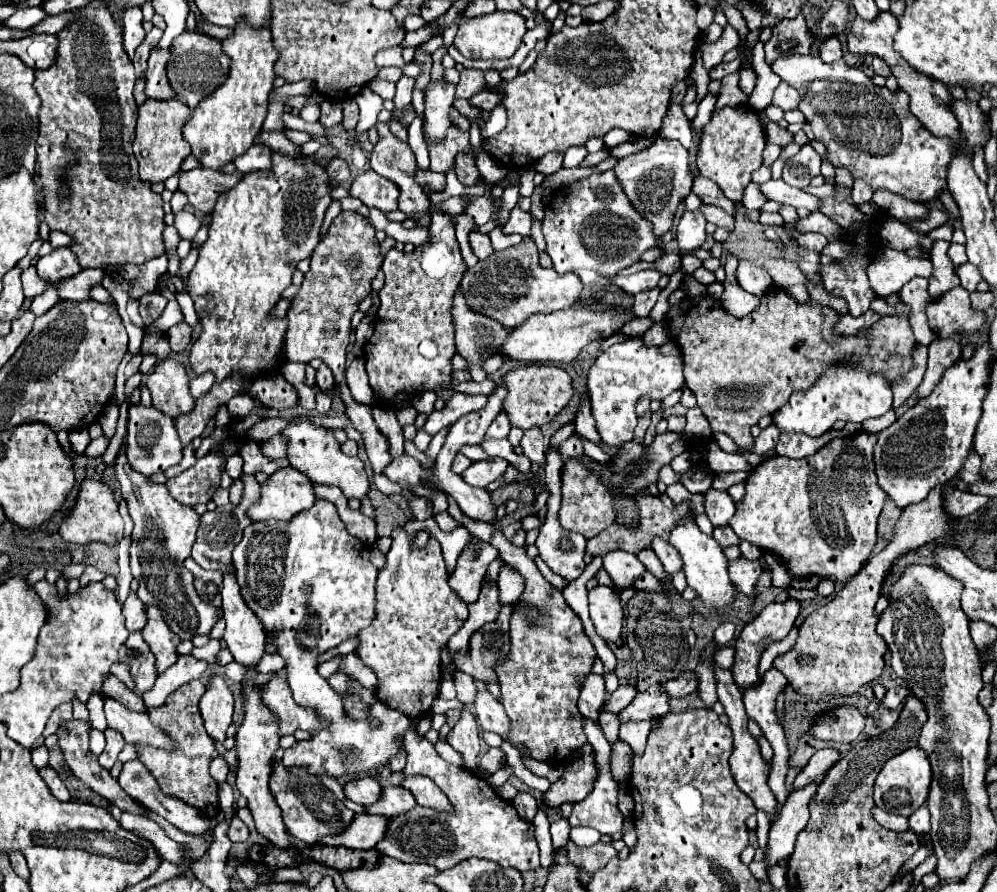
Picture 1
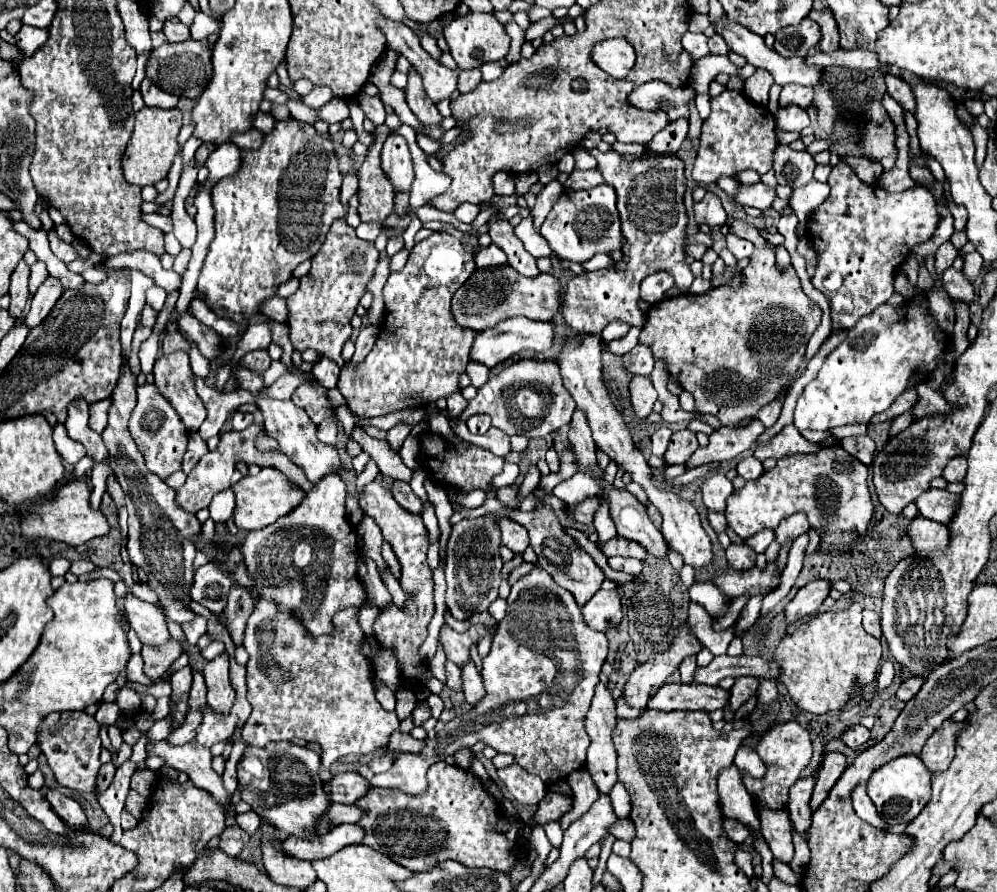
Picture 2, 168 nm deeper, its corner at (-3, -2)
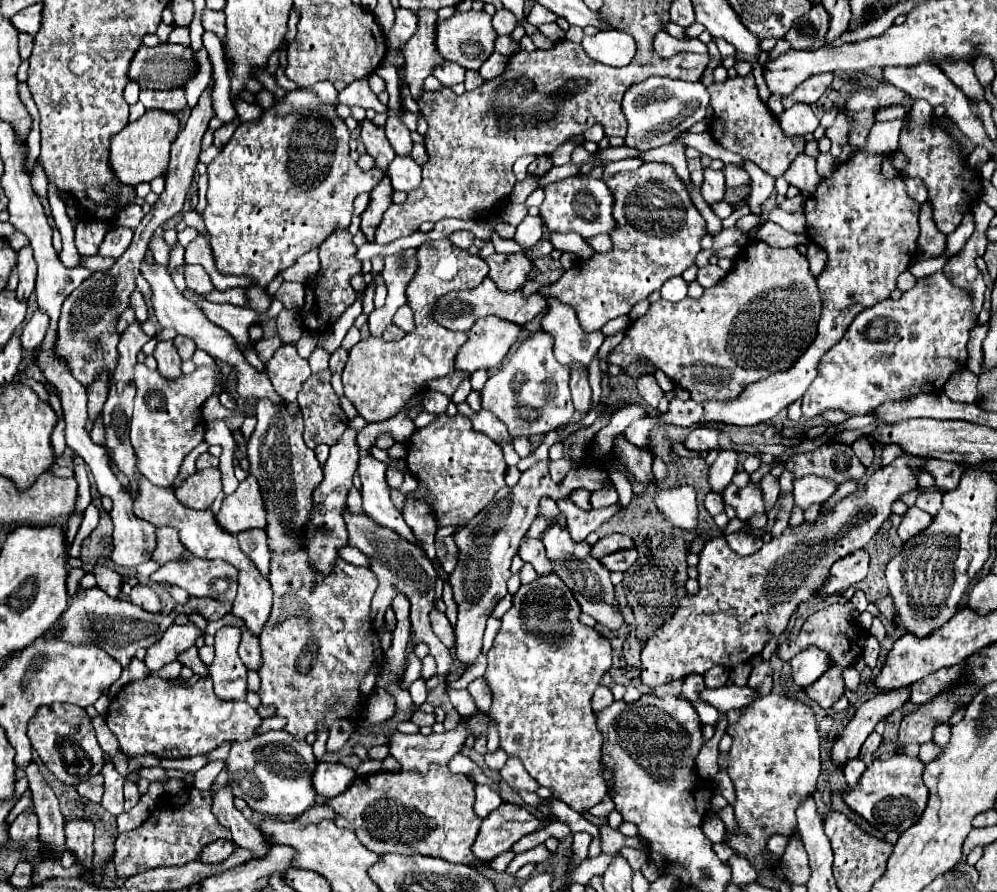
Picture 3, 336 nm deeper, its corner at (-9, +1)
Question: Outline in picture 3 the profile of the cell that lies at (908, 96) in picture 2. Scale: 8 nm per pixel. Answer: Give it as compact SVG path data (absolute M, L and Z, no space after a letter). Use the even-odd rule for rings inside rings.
M917 99L909 113L909 129L899 137L899 151L907 157L903 177L921 179L929 193L929 203L933 207L933 221L943 235L949 235L957 229L963 219L963 207L971 207L977 195L977 177L981 185L981 173L965 165L965 155L961 143L957 143L945 127L935 119L935 109L925 101ZM933 117L933 119L931 119Z

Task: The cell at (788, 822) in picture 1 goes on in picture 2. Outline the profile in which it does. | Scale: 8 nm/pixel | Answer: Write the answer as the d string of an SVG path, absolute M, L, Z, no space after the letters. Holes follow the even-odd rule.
M827 754L821 762L821 768L819 768L819 774L817 774L817 784L815 784L815 790L813 790L813 796L811 796L811 810L815 812L815 808L819 808L819 804L827 798L829 790L833 788L833 784L837 782L837 778L843 774L843 770L847 768L847 760L843 754Z

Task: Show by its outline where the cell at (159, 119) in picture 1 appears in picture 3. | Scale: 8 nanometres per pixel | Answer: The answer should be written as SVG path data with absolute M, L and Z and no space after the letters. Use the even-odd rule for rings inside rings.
M149 109L139 121L129 123L121 133L111 139L109 167L117 175L117 181L129 187L135 187L143 181L153 181L163 175L169 165L169 149L179 131L179 121L175 115L159 109Z

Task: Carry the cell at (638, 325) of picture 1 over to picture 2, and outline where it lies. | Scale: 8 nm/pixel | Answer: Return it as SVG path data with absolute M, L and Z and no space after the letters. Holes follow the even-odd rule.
M611 322L611 324L601 332L601 336L603 336L607 342L611 342L611 340L617 340L617 338L623 338L627 332L629 332L629 326L627 326L625 322Z

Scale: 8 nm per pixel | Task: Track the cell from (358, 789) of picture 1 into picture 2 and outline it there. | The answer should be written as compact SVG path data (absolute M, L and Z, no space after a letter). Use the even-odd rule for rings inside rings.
M341 772L333 776L333 780L327 784L325 790L329 792L329 798L339 804L355 804L359 798L367 794L371 784L357 772Z

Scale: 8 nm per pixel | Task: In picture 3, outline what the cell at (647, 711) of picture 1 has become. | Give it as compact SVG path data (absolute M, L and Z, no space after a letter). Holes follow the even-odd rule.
M723 685L719 689L705 689L701 693L705 701L709 701L715 709L719 711L729 711L729 709L743 709L749 703L753 703L759 695L751 687L737 687L737 685Z

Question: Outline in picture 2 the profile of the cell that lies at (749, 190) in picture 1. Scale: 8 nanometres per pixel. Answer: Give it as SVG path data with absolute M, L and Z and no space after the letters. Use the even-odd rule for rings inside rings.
M719 178L717 186L719 186L725 194L729 194L731 198L735 198L735 190L741 186L741 182L735 180L735 178Z

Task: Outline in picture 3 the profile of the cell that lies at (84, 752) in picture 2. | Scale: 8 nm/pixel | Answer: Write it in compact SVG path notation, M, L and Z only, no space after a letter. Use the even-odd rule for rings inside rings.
M53 703L37 709L29 721L27 737L31 747L39 753L43 765L65 785L77 785L103 769L103 749L95 739L95 731L89 723L85 709L69 703Z

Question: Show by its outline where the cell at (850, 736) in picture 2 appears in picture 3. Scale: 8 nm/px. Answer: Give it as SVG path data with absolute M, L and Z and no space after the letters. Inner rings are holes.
M873 731L873 733L871 733L871 735L865 739L865 743L863 743L863 747L861 747L861 759L863 759L865 755L871 755L871 753L875 753L879 745L881 745L881 735Z

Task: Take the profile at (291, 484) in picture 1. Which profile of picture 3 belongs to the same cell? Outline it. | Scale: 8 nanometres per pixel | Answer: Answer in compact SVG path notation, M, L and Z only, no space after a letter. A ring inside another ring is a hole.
M249 475L243 483L239 483L237 491L223 499L221 509L215 517L217 523L221 523L221 527L225 527L225 531L231 535L255 527L265 527L265 507L257 479Z

